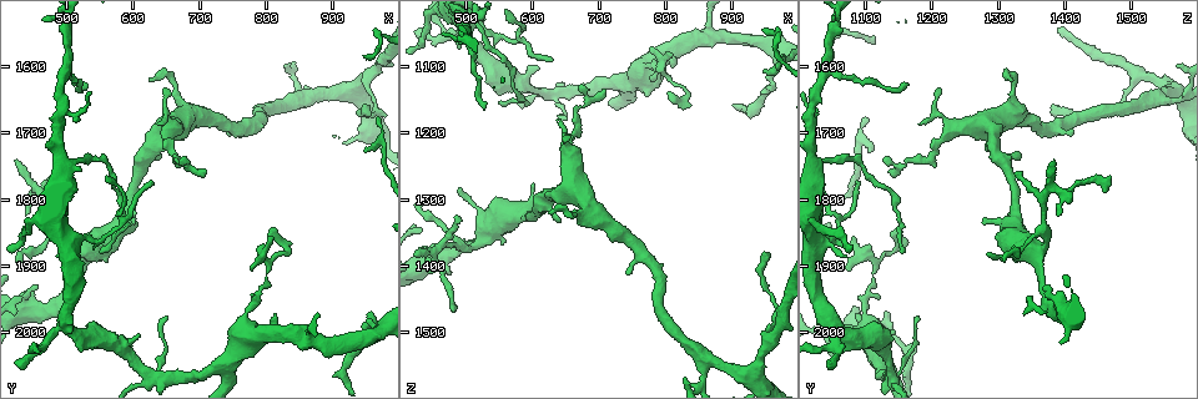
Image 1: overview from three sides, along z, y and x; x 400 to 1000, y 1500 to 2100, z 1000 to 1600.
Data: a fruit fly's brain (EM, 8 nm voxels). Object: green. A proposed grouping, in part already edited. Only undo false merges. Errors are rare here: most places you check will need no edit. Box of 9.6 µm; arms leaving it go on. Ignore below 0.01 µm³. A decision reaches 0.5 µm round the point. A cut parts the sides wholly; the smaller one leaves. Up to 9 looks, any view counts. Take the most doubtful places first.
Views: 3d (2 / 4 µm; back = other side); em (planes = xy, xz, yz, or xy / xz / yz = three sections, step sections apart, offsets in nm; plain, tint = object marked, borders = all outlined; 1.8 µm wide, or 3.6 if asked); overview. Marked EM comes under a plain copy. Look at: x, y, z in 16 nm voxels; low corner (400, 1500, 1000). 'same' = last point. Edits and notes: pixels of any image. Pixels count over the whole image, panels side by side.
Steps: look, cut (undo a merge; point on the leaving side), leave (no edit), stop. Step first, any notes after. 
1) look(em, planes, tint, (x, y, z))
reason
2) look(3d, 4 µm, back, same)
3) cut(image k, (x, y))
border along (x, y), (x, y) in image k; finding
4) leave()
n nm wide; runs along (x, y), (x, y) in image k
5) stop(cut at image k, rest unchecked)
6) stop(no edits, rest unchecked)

look(3d, 2 µm, (500, 1985, 1050))
sharp bend

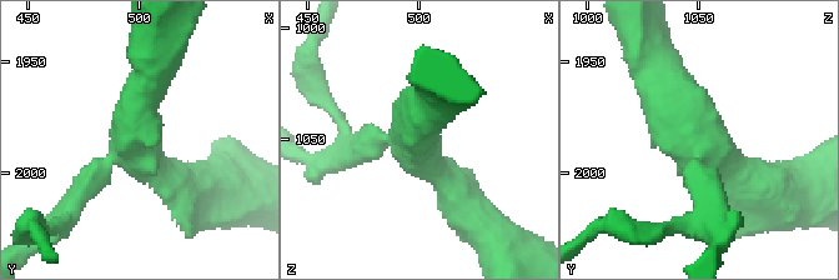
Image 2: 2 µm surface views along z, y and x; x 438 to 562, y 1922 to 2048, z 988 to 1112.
look(em, planes, tint, (498, 1985, 1051))
3 arms; arms of 200, 300, 340 nm; shape alone is not enough

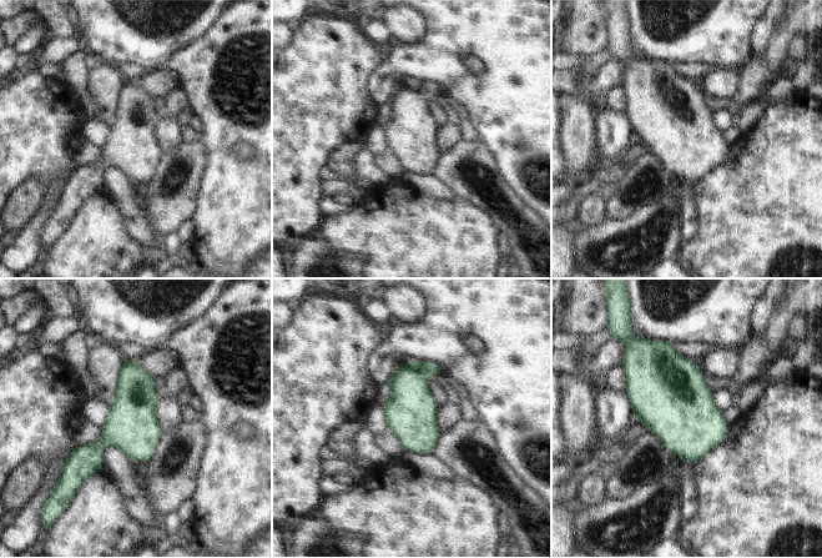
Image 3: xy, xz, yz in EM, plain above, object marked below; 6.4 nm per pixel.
leave()
one neuron here

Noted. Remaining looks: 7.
look(3d, 4 µm, back, (950, 1620, 1515))

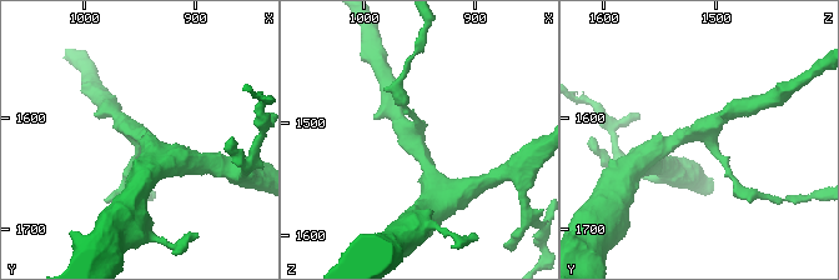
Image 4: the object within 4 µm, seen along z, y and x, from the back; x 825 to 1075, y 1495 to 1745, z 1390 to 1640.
look(em, yz, step 16, tint, (952, 1618, 1512))
3 arms; shape alone is not enough

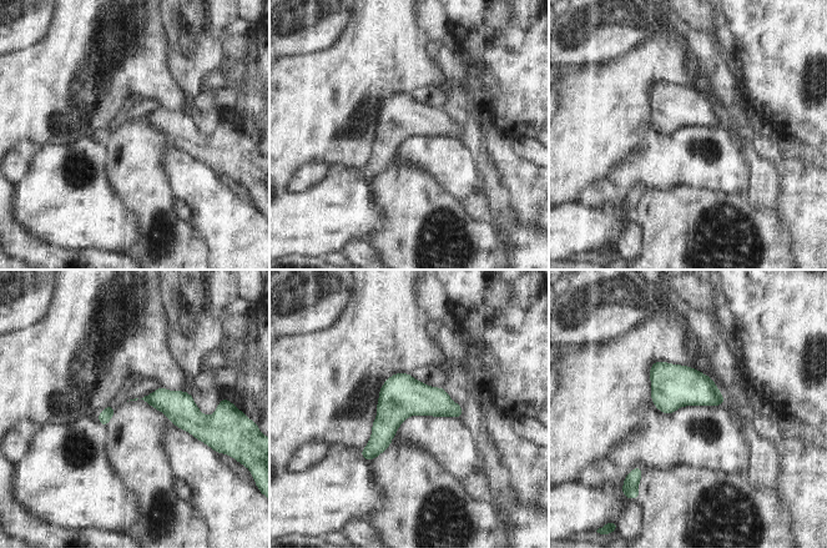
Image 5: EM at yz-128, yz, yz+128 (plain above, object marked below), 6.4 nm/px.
look(em, planes, tint, same)
cut it another way

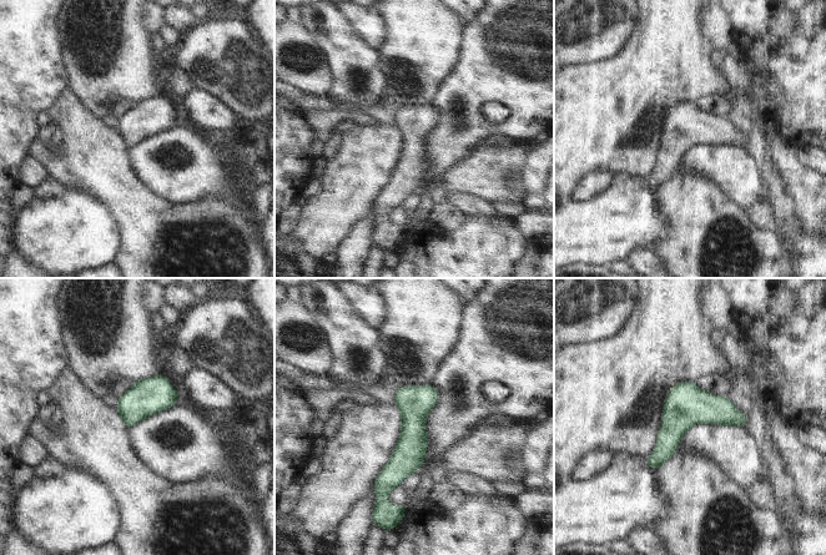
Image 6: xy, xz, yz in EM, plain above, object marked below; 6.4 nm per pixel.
leave()
runs along (428, 387), (388, 488) in image 6; continuous, no second neuron

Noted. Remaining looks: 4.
look(3d, 4 µm, back, (455, 1785, 1375))
a fork

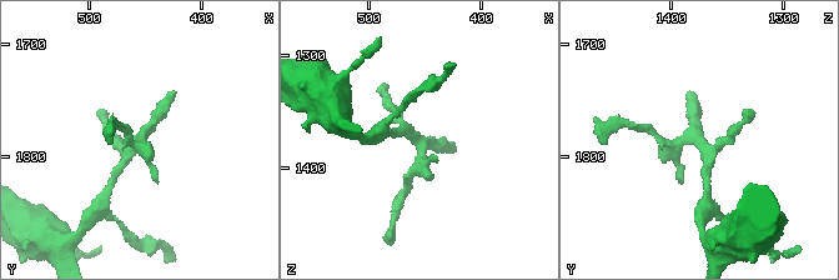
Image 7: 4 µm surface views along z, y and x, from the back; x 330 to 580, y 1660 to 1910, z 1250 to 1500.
look(em, xy, step 4, borders, (454, 1782, 1378))

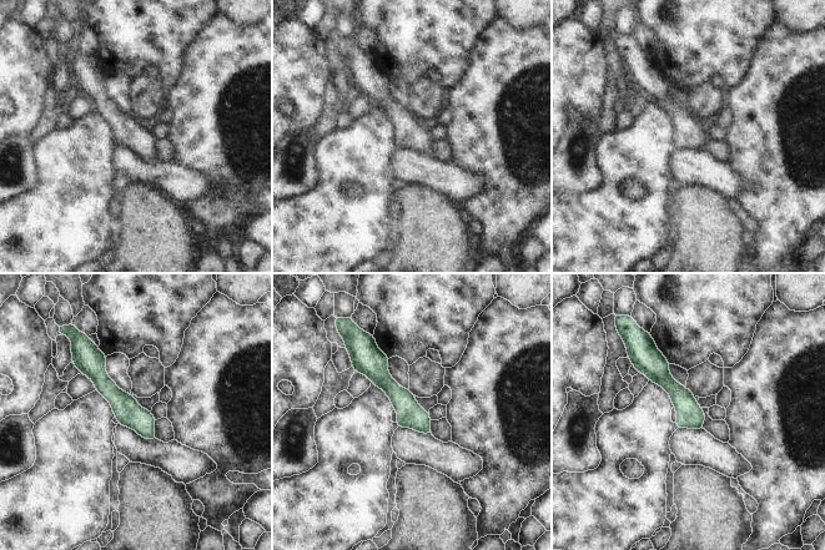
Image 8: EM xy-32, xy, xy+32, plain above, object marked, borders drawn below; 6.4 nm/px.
leave()
170 nm wide; one neuron here

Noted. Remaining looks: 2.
look(em, xy, step 16, tint, (580, 2015, 1125))
thick turns thin

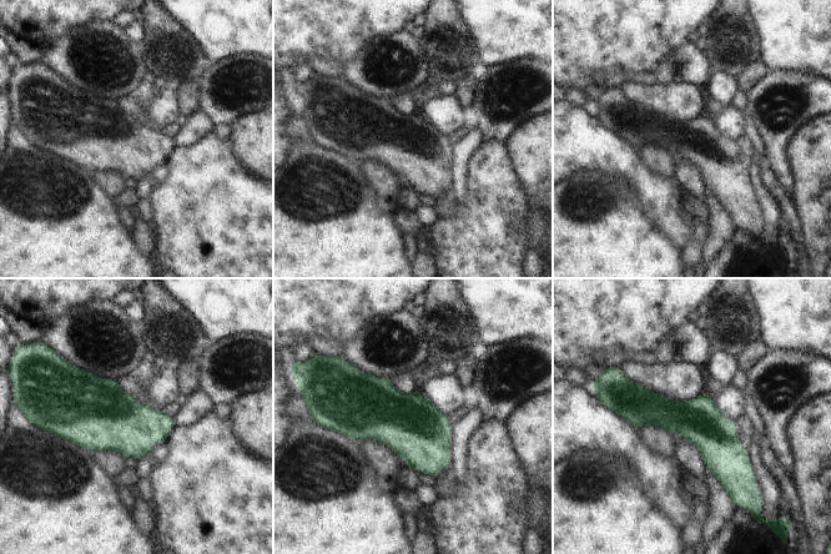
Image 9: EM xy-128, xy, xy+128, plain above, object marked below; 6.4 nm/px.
look(em, planes, tint, same)
cut it another way

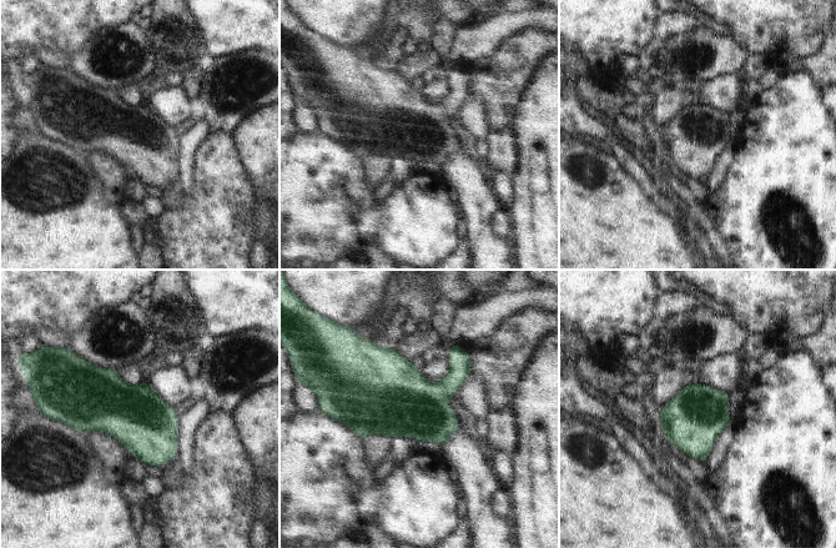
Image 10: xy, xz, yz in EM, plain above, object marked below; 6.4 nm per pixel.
leave()
continuous, no second neuron

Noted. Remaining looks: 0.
stop(no edits, rest unchecked)

